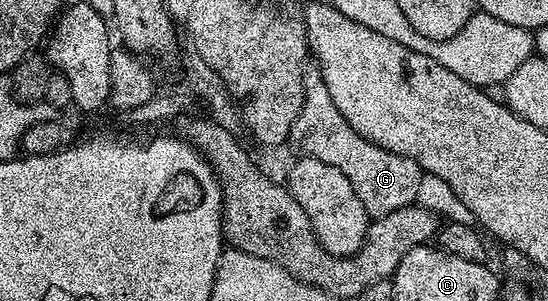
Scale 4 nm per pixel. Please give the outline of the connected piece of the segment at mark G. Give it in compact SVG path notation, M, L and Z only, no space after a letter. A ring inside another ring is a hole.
M322 87L308 88L305 93L303 109L291 128L290 144L295 144L302 156L321 159L321 163L329 163L329 167L337 167L345 179L357 191L357 199L366 207L372 218L384 217L393 211L401 211L401 207L415 204L417 183L421 183L423 170L413 159L405 159L393 151L385 151L373 142L366 141L337 111L335 104L329 99L329 91Z

